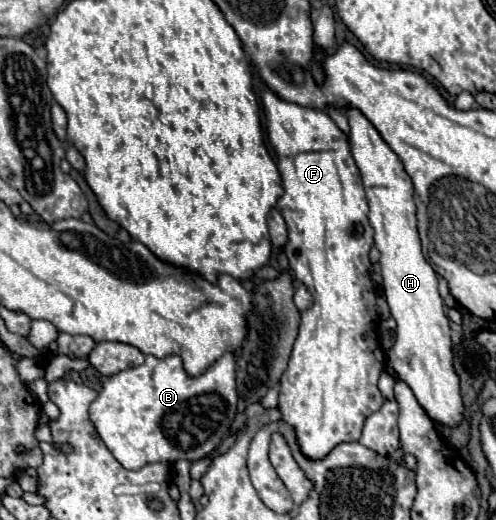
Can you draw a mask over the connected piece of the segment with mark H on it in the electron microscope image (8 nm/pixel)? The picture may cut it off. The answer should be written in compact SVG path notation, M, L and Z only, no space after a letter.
M355 109L347 111L351 127L351 153L361 171L369 203L369 221L375 231L375 247L381 251L381 275L391 317L397 323L395 345L387 353L387 363L405 381L425 413L439 425L459 427L463 421L463 399L459 377L453 369L451 329L437 291L437 273L425 261L417 235L413 183L399 157L381 139L377 129Z

